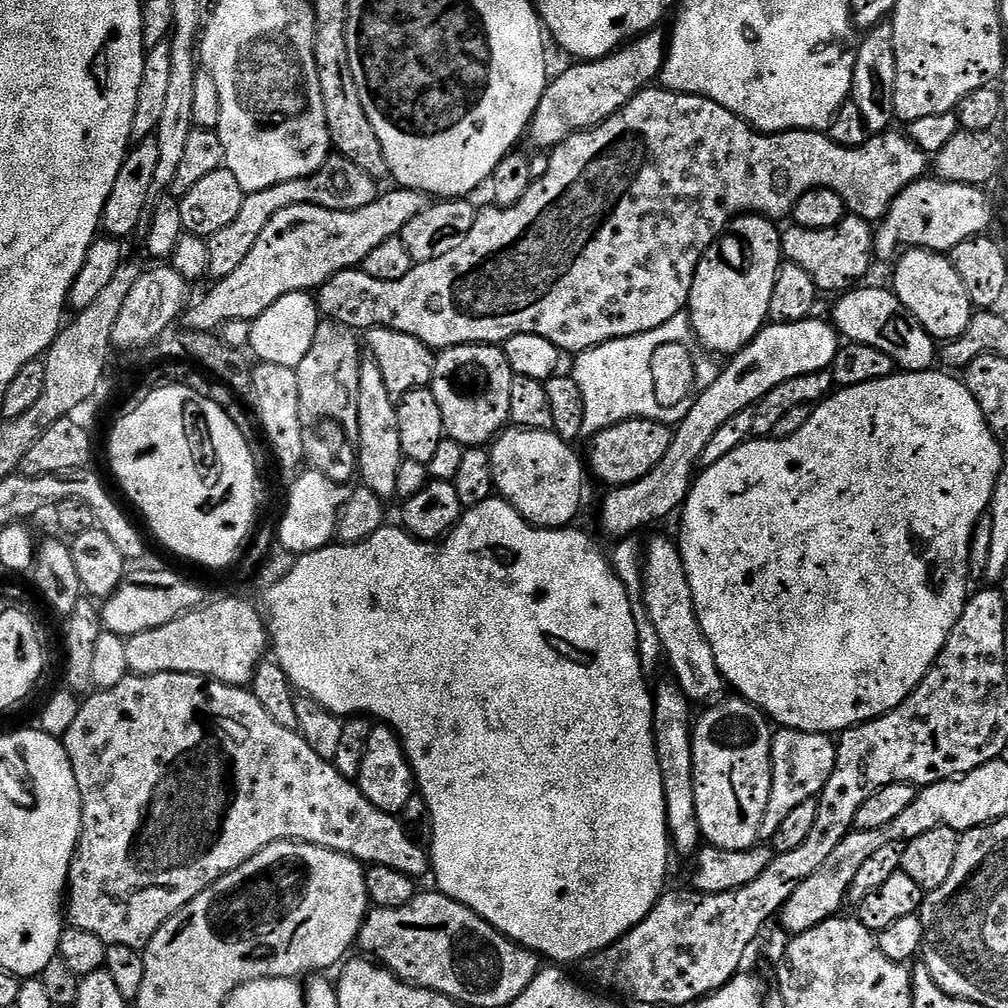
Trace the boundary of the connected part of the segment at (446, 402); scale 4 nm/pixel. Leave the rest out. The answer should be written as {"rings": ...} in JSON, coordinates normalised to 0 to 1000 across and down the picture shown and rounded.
{"rings":[[[455,341],[441,345],[433,354],[431,371],[427,382],[435,404],[438,406],[438,423],[443,436],[460,441],[461,444],[479,444],[505,424],[506,383],[508,382],[508,364],[502,359],[499,344],[490,341]]]}

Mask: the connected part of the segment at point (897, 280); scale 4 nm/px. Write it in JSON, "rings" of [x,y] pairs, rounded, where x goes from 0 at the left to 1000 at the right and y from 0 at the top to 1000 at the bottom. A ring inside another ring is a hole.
{"rings":[[[903,246],[888,259],[887,265],[884,289],[926,337],[939,339],[958,331],[958,323],[962,323],[966,313],[966,303],[939,253],[920,250],[917,246]]]}

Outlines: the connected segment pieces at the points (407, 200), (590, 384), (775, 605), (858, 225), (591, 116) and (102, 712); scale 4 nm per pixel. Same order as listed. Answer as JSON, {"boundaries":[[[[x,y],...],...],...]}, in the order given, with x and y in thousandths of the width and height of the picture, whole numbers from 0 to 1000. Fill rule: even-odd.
{"boundaries":[[[[394,186],[392,189],[385,190],[382,194],[380,191],[367,204],[359,204],[346,210],[316,206],[311,202],[284,204],[284,208],[276,208],[276,212],[272,212],[272,216],[264,220],[260,232],[256,232],[256,240],[252,240],[252,245],[248,248],[248,252],[244,252],[240,264],[233,266],[232,272],[224,272],[224,276],[213,279],[206,294],[200,295],[195,302],[193,299],[184,309],[181,314],[182,320],[187,320],[186,324],[192,329],[214,329],[224,319],[252,318],[261,310],[268,308],[268,304],[272,304],[276,296],[293,290],[309,291],[311,288],[316,288],[327,276],[331,276],[331,272],[344,266],[357,266],[367,248],[383,240],[383,236],[397,233],[403,220],[407,220],[407,216],[411,216],[423,205],[422,191],[399,186]]],[[[682,309],[669,312],[665,319],[657,319],[644,329],[638,329],[632,333],[622,333],[595,341],[591,345],[583,345],[574,350],[565,366],[565,372],[576,387],[577,402],[580,415],[577,416],[577,429],[580,434],[592,433],[597,427],[609,423],[618,417],[641,417],[641,411],[647,411],[647,393],[641,395],[639,385],[639,369],[647,365],[649,345],[657,339],[671,339],[676,347],[689,342],[689,330],[687,328],[687,318],[684,317]],[[624,397],[627,405],[622,405],[619,400]]],[[[893,367],[893,368],[890,368],[890,369],[889,369],[889,370],[888,370],[888,371],[886,371],[886,372],[883,372],[883,373],[880,373],[880,374],[879,374],[879,375],[875,375],[875,376],[874,376],[874,377],[868,377],[868,378],[867,378],[867,379],[859,379],[859,380],[858,380],[858,381],[856,381],[856,382],[855,382],[855,383],[843,383],[843,384],[842,384],[842,385],[835,385],[835,386],[832,386],[832,387],[829,387],[829,388],[826,388],[826,389],[825,389],[825,390],[824,390],[824,392],[822,392],[822,393],[821,393],[821,394],[820,394],[820,395],[818,395],[818,396],[816,396],[816,397],[814,397],[814,398],[813,398],[813,400],[813,400],[813,401],[811,401],[811,402],[809,402],[809,404],[807,404],[807,405],[806,405],[806,406],[805,406],[805,408],[803,408],[803,409],[802,409],[802,410],[801,410],[801,412],[802,412],[802,411],[803,411],[803,413],[802,413],[802,418],[800,418],[800,419],[799,419],[799,418],[797,418],[797,420],[795,420],[795,421],[794,421],[794,426],[793,426],[793,427],[792,427],[792,431],[784,431],[784,435],[776,435],[776,436],[775,436],[775,437],[771,437],[771,436],[769,436],[769,435],[747,435],[747,436],[745,436],[745,437],[742,437],[742,438],[741,438],[741,438],[740,438],[740,439],[738,439],[738,440],[737,440],[737,441],[736,441],[736,442],[732,442],[732,446],[724,446],[724,450],[720,450],[720,454],[716,454],[716,458],[708,458],[708,462],[704,462],[704,463],[703,463],[703,464],[698,464],[698,465],[697,465],[697,467],[695,467],[695,468],[694,468],[694,469],[693,469],[693,471],[691,471],[691,472],[690,472],[690,473],[689,473],[689,476],[688,476],[688,479],[688,479],[688,482],[687,482],[687,484],[686,484],[686,485],[685,485],[685,486],[684,486],[684,487],[683,487],[683,493],[682,493],[682,494],[680,494],[680,495],[679,495],[679,503],[678,503],[678,505],[677,505],[677,507],[676,507],[676,508],[675,508],[675,509],[674,509],[674,512],[675,512],[675,511],[676,511],[676,512],[675,512],[675,532],[674,532],[674,531],[673,531],[673,539],[674,539],[674,541],[675,541],[675,549],[676,549],[676,550],[677,550],[677,558],[678,558],[678,559],[679,559],[679,561],[680,561],[680,562],[681,562],[681,573],[682,573],[682,574],[683,574],[683,576],[684,576],[684,577],[685,577],[685,585],[686,585],[686,586],[687,586],[687,592],[688,592],[688,593],[688,593],[688,601],[689,601],[689,602],[690,602],[690,612],[691,612],[691,613],[692,613],[692,617],[693,617],[693,618],[694,618],[694,620],[695,620],[695,621],[696,621],[696,629],[700,629],[700,637],[702,637],[702,638],[703,638],[703,639],[704,639],[704,645],[706,645],[706,646],[707,646],[707,647],[708,647],[708,657],[710,657],[710,658],[711,658],[711,659],[712,659],[712,665],[713,665],[713,666],[714,666],[714,667],[715,667],[715,668],[716,668],[716,670],[718,670],[718,678],[719,678],[719,680],[721,680],[721,682],[722,682],[722,683],[723,683],[723,684],[725,684],[725,683],[727,683],[727,685],[728,685],[728,686],[730,686],[730,687],[727,687],[727,688],[730,688],[730,688],[732,688],[732,690],[733,690],[733,693],[735,693],[735,694],[742,694],[742,695],[743,695],[743,696],[744,696],[744,697],[745,697],[745,698],[748,698],[748,699],[750,699],[750,701],[751,701],[751,702],[753,702],[753,703],[755,703],[755,704],[756,704],[756,705],[757,705],[757,707],[758,707],[758,709],[759,709],[759,710],[761,710],[761,711],[762,711],[762,713],[763,713],[763,715],[766,715],[766,716],[769,716],[769,717],[770,717],[770,718],[771,718],[771,719],[774,719],[774,720],[777,720],[777,721],[780,721],[780,722],[790,722],[790,723],[792,723],[792,725],[794,725],[794,726],[816,726],[816,727],[818,727],[818,728],[832,728],[832,727],[835,727],[835,726],[838,726],[838,724],[839,724],[839,723],[840,723],[840,722],[846,722],[846,721],[847,721],[847,720],[848,720],[848,718],[858,718],[858,717],[859,717],[859,716],[860,716],[860,715],[861,715],[861,714],[870,714],[870,712],[872,712],[872,710],[877,710],[877,709],[879,709],[879,708],[880,708],[880,706],[885,706],[885,705],[887,705],[887,704],[888,704],[888,703],[889,703],[889,701],[891,701],[891,699],[892,699],[892,698],[893,698],[893,697],[895,697],[895,695],[896,695],[896,694],[898,694],[898,692],[900,692],[900,690],[903,690],[903,689],[905,689],[905,686],[907,686],[907,685],[908,685],[908,684],[909,684],[909,682],[911,682],[911,680],[913,680],[913,678],[914,678],[914,677],[915,677],[915,673],[919,673],[919,669],[920,669],[920,668],[921,668],[921,666],[923,666],[923,664],[925,664],[925,658],[927,658],[927,656],[928,656],[928,655],[929,655],[929,654],[930,654],[930,653],[931,653],[931,649],[932,649],[932,648],[933,648],[933,646],[934,646],[934,645],[935,645],[935,641],[938,641],[938,633],[942,633],[942,625],[946,625],[946,621],[947,621],[947,620],[948,620],[948,618],[949,618],[949,617],[950,617],[950,613],[954,613],[954,605],[955,605],[955,604],[956,604],[956,602],[957,602],[957,601],[958,601],[958,597],[959,597],[959,596],[960,596],[960,593],[961,593],[961,590],[962,590],[962,582],[961,582],[961,583],[960,583],[960,579],[961,579],[961,580],[962,580],[962,572],[961,572],[961,569],[960,569],[960,555],[961,555],[961,554],[962,554],[962,538],[963,538],[963,537],[964,537],[964,531],[965,531],[965,530],[966,530],[966,526],[967,526],[967,525],[968,525],[968,523],[969,523],[969,522],[970,522],[970,518],[971,518],[971,517],[972,517],[972,515],[974,515],[974,513],[975,513],[975,512],[977,512],[977,510],[978,510],[978,509],[979,509],[979,507],[980,507],[980,503],[981,503],[981,502],[982,502],[982,498],[983,498],[983,497],[984,497],[984,491],[985,491],[985,490],[986,490],[986,482],[987,482],[987,481],[988,481],[988,479],[989,479],[989,478],[990,478],[990,470],[991,470],[991,469],[992,469],[992,467],[993,467],[993,466],[994,466],[994,454],[995,454],[995,453],[996,453],[996,451],[998,451],[998,448],[997,448],[997,445],[992,445],[992,440],[991,440],[991,438],[990,438],[990,438],[988,438],[988,437],[991,437],[991,436],[990,436],[990,433],[989,433],[989,430],[987,430],[987,429],[985,429],[985,428],[984,428],[984,424],[983,424],[983,423],[981,423],[981,421],[980,421],[980,420],[979,420],[979,419],[978,419],[978,415],[977,415],[977,414],[976,414],[976,412],[975,412],[975,411],[974,411],[974,407],[970,407],[970,399],[966,399],[966,391],[962,391],[962,387],[961,387],[961,386],[960,386],[960,384],[958,384],[958,382],[956,382],[956,379],[955,379],[955,376],[952,376],[952,375],[949,375],[949,374],[948,374],[948,377],[947,377],[947,375],[946,375],[946,374],[944,374],[944,373],[947,373],[947,372],[944,372],[944,371],[941,371],[941,370],[940,370],[940,369],[939,369],[939,368],[937,368],[937,367],[922,367],[922,368],[919,368],[919,369],[898,369],[898,368],[896,368],[896,367]]],[[[838,213],[831,224],[823,224],[823,228],[800,228],[782,224],[774,235],[774,248],[777,257],[788,264],[796,264],[804,276],[808,276],[811,287],[814,291],[844,290],[854,281],[853,278],[861,270],[867,259],[867,226],[854,214]]],[[[655,30],[640,32],[606,56],[599,56],[595,60],[567,62],[561,71],[553,75],[551,72],[534,101],[534,109],[528,114],[523,138],[528,138],[533,148],[547,149],[569,132],[581,131],[598,119],[603,119],[654,76],[663,56],[663,41],[664,37],[660,33],[658,36]]],[[[158,667],[157,669],[149,669],[148,671],[133,671],[128,669],[125,673],[121,673],[121,677],[117,677],[117,681],[112,683],[100,683],[92,686],[79,699],[77,710],[69,719],[69,724],[65,724],[65,728],[62,731],[62,737],[65,748],[69,752],[69,756],[73,760],[73,772],[77,772],[77,784],[81,788],[81,819],[83,822],[79,825],[79,833],[75,837],[75,846],[71,852],[69,859],[69,867],[67,868],[67,884],[65,886],[65,909],[74,920],[81,923],[89,923],[89,927],[97,927],[97,931],[101,931],[101,935],[105,938],[116,937],[117,938],[129,938],[130,940],[138,940],[140,942],[146,940],[149,934],[153,931],[153,927],[157,927],[159,920],[165,916],[173,907],[177,907],[177,903],[185,900],[192,891],[196,891],[196,887],[200,887],[200,883],[208,881],[218,869],[222,869],[228,863],[236,863],[236,859],[240,859],[240,855],[244,855],[248,851],[252,851],[252,847],[256,847],[256,843],[260,843],[264,839],[268,839],[277,833],[295,833],[296,835],[304,835],[312,839],[319,839],[323,843],[335,843],[339,847],[351,850],[362,859],[370,857],[378,857],[379,859],[387,859],[387,863],[399,863],[399,867],[410,871],[418,871],[417,869],[425,869],[427,865],[427,849],[424,844],[421,845],[416,841],[418,838],[403,824],[400,816],[390,807],[375,804],[375,800],[371,800],[359,788],[356,777],[350,776],[342,772],[339,767],[333,763],[332,757],[327,754],[315,752],[315,748],[312,748],[312,744],[308,744],[305,736],[299,732],[297,726],[293,722],[285,722],[284,720],[276,720],[276,716],[272,716],[272,712],[268,712],[268,708],[264,708],[264,704],[260,701],[260,696],[256,696],[256,692],[252,692],[252,688],[245,682],[235,681],[232,679],[222,679],[219,675],[208,675],[204,671],[193,671],[188,669],[181,669],[180,667]]]]}

